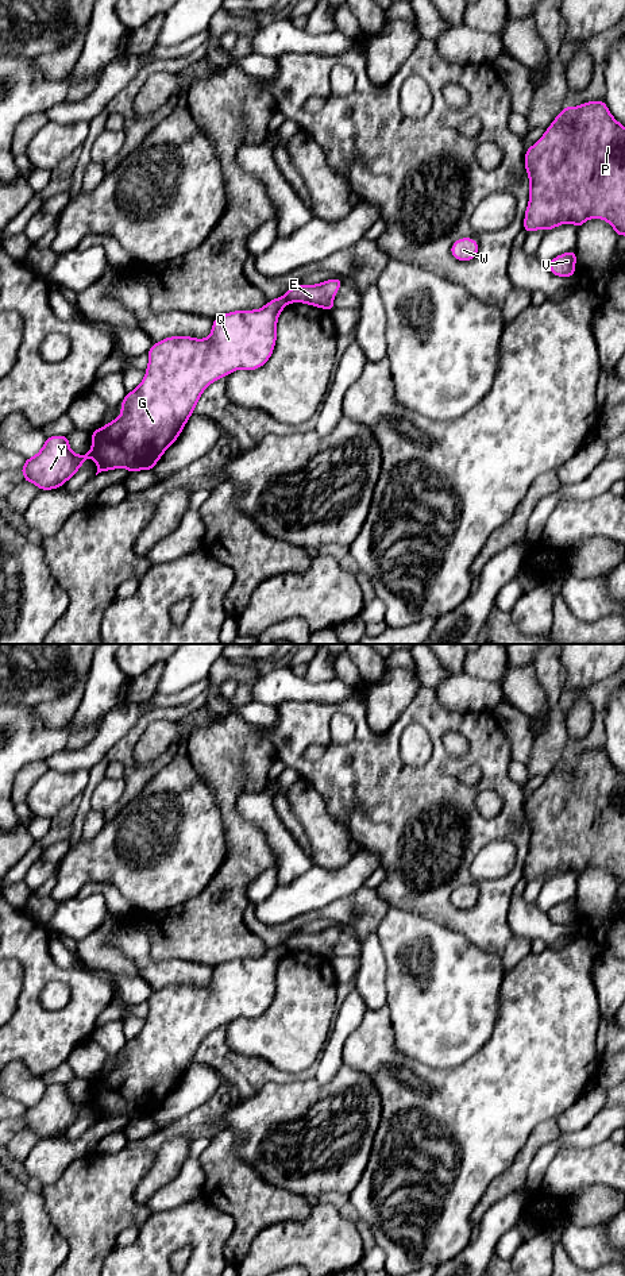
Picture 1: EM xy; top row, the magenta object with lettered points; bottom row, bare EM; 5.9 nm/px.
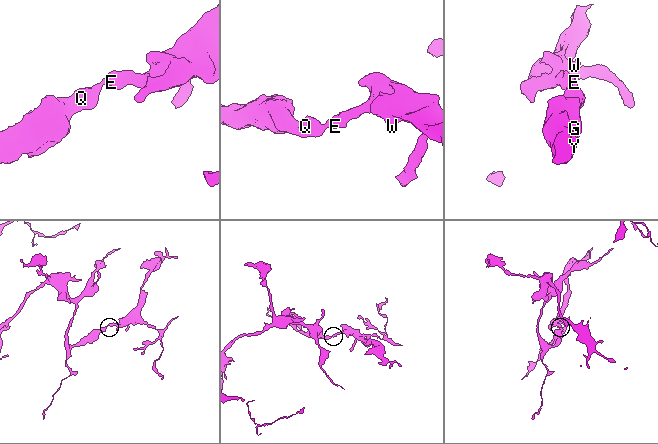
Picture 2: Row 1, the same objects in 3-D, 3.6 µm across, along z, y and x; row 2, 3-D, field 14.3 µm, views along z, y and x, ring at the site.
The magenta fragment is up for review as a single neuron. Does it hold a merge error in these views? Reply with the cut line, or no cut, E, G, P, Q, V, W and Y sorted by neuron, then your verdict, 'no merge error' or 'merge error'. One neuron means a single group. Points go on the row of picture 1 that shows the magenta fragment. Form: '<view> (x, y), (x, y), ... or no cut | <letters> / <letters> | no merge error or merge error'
xy (282, 296), (289, 301) | E P V W / G Q Y | merge error

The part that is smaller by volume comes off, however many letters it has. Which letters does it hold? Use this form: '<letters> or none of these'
E, P, V, W

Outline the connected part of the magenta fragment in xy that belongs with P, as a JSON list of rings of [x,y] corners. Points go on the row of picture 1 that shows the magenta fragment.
[[[601,101],[579,107],[567,105],[545,130],[545,134],[525,153],[525,170],[529,176],[529,204],[524,230],[544,228],[547,232],[560,224],[572,223],[579,228],[589,219],[606,220],[618,236],[625,236],[625,127],[618,123]]]

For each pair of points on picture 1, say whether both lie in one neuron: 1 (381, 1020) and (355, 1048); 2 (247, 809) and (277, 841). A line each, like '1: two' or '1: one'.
1: one
2: one

